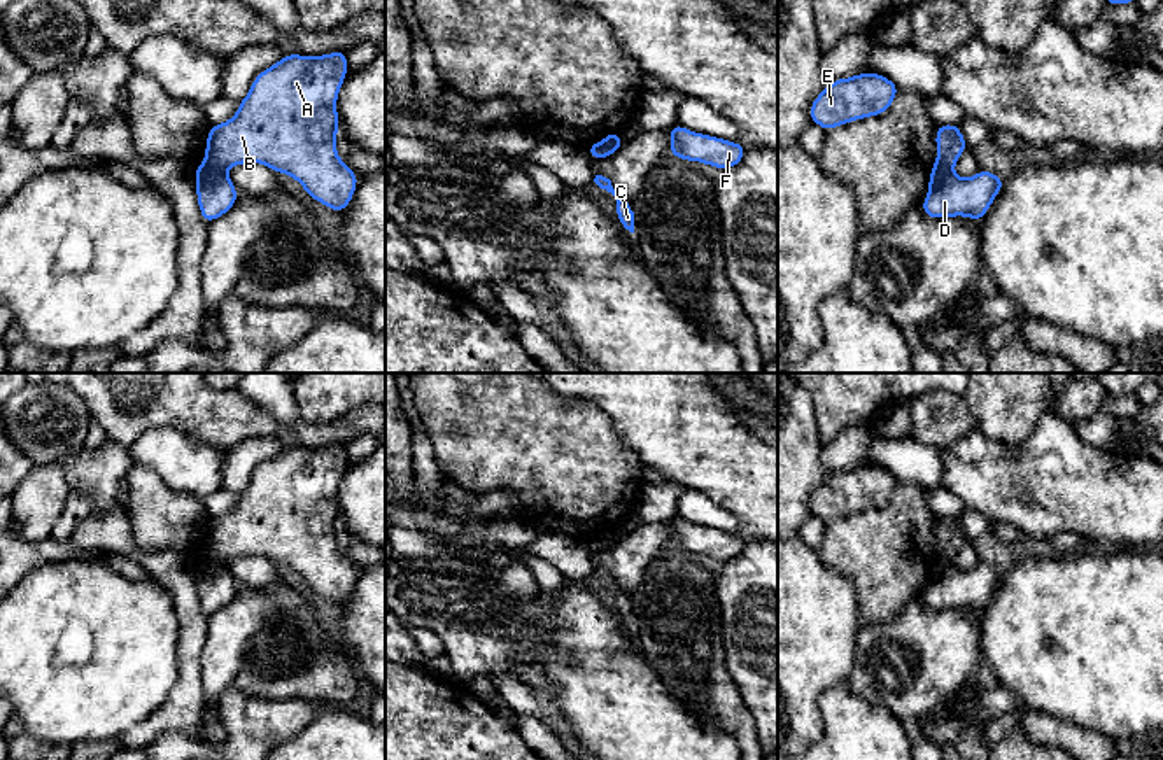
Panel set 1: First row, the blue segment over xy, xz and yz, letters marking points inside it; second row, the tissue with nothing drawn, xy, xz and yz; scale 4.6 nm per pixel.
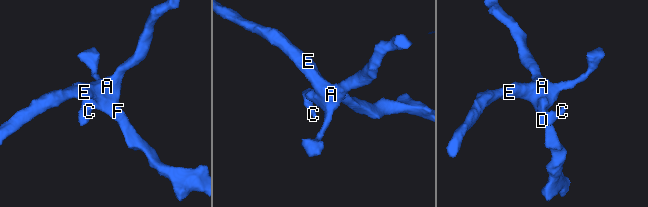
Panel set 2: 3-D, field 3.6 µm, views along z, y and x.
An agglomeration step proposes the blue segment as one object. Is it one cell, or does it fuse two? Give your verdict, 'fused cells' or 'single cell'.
fused cells

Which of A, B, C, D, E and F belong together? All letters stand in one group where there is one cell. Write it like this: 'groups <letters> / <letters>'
groups A B E F / C D

